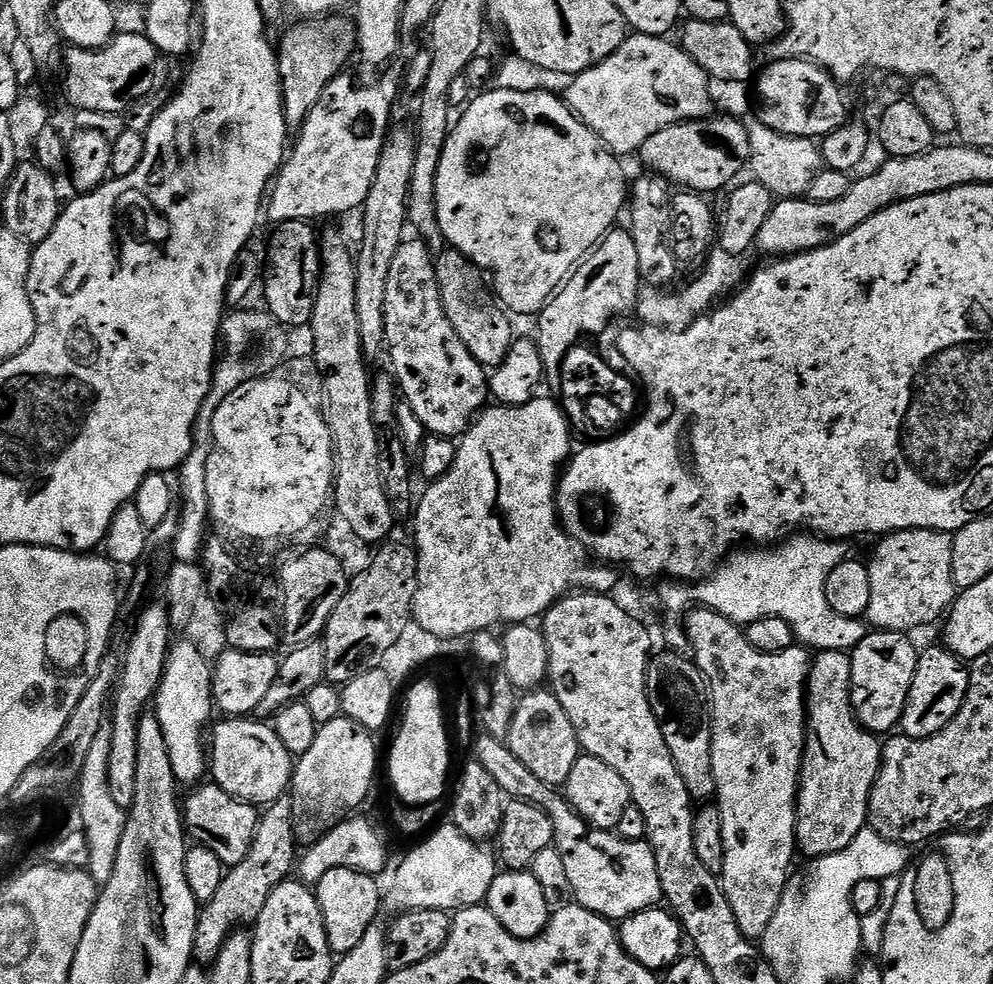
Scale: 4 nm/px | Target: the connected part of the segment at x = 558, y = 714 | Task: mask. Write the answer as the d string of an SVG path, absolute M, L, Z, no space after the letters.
M532 690L519 697L506 743L518 762L538 774L542 782L553 786L564 785L566 778L570 778L570 770L574 770L574 762L582 754L574 726L570 726L570 718L562 710L562 702L548 690Z

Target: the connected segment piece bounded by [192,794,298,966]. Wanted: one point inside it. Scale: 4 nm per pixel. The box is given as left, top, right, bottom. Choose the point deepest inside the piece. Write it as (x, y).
(272, 858)

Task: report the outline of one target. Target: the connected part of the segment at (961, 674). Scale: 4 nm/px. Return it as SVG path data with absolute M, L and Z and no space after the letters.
M943 646L928 648L919 653L916 658L916 673L910 686L910 694L906 698L904 713L899 727L903 735L921 740L938 734L962 710L962 702L968 693L969 669L965 661Z

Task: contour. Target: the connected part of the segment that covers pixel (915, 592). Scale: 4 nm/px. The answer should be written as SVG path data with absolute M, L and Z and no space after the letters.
M919 528L889 532L877 544L880 545L872 560L867 561L870 574L867 623L881 632L912 634L915 628L924 628L936 619L939 621L958 595L952 577L952 536Z

